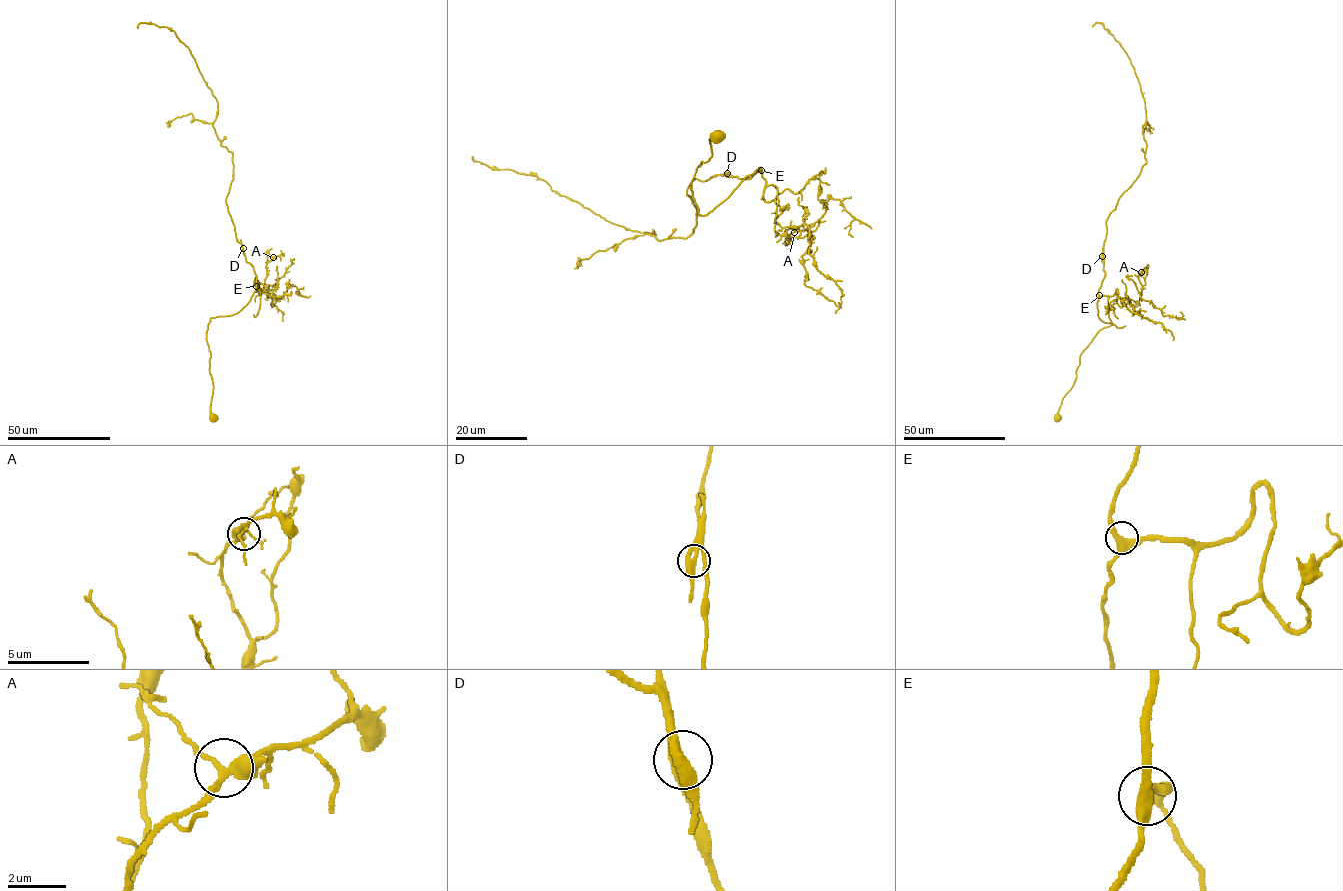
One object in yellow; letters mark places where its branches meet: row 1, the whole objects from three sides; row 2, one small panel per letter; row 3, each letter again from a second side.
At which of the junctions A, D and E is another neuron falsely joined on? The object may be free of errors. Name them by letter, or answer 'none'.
none

